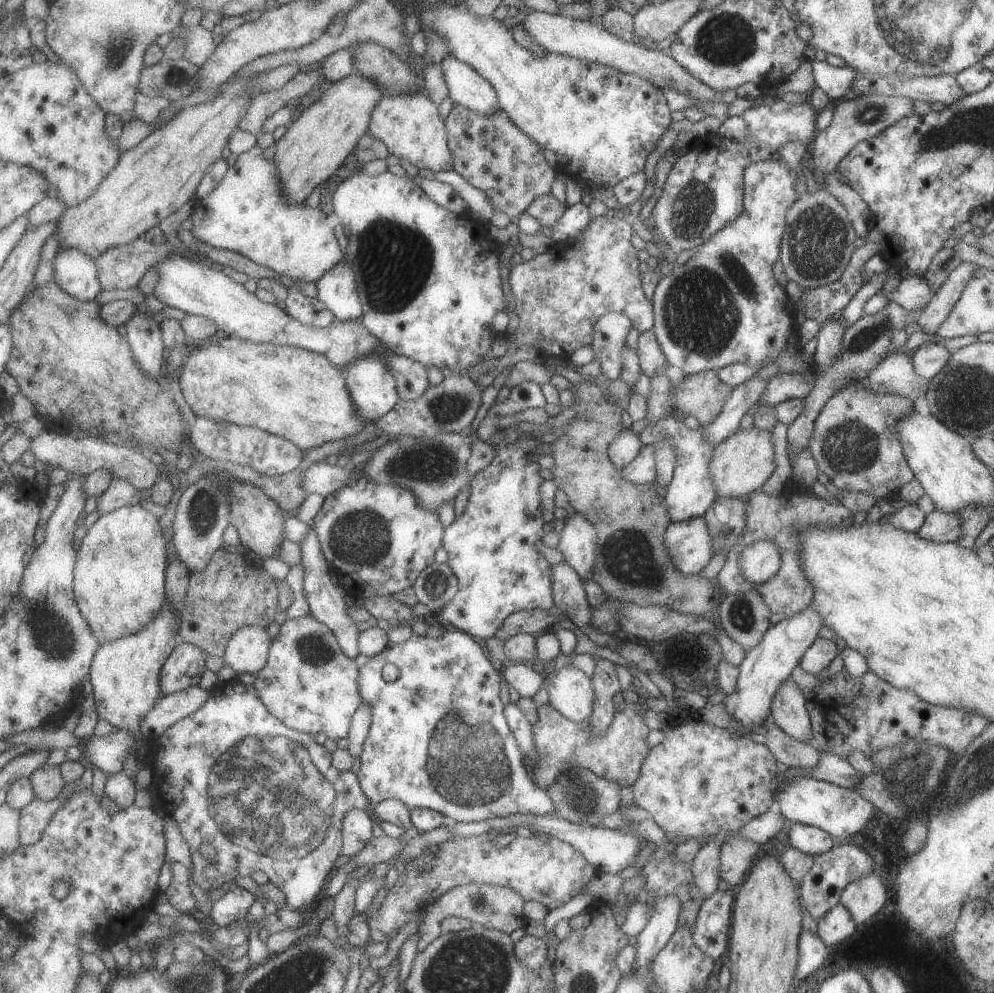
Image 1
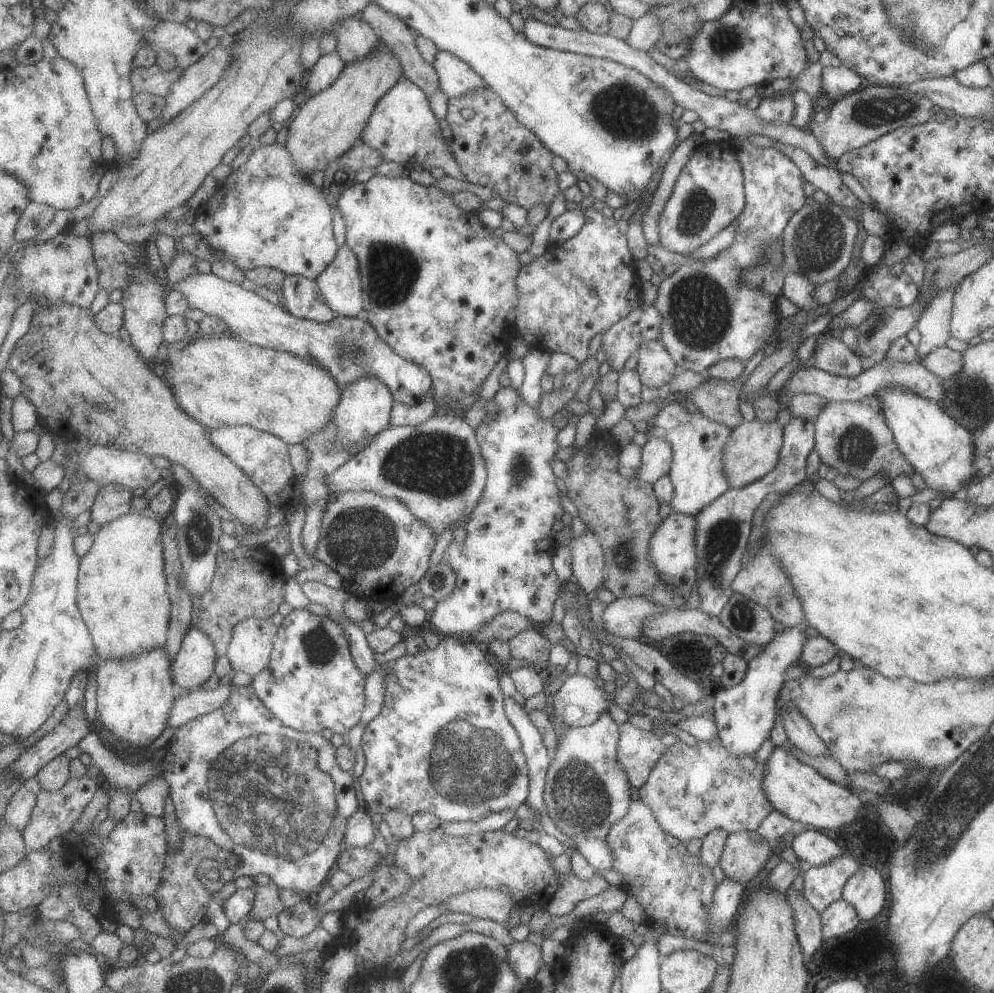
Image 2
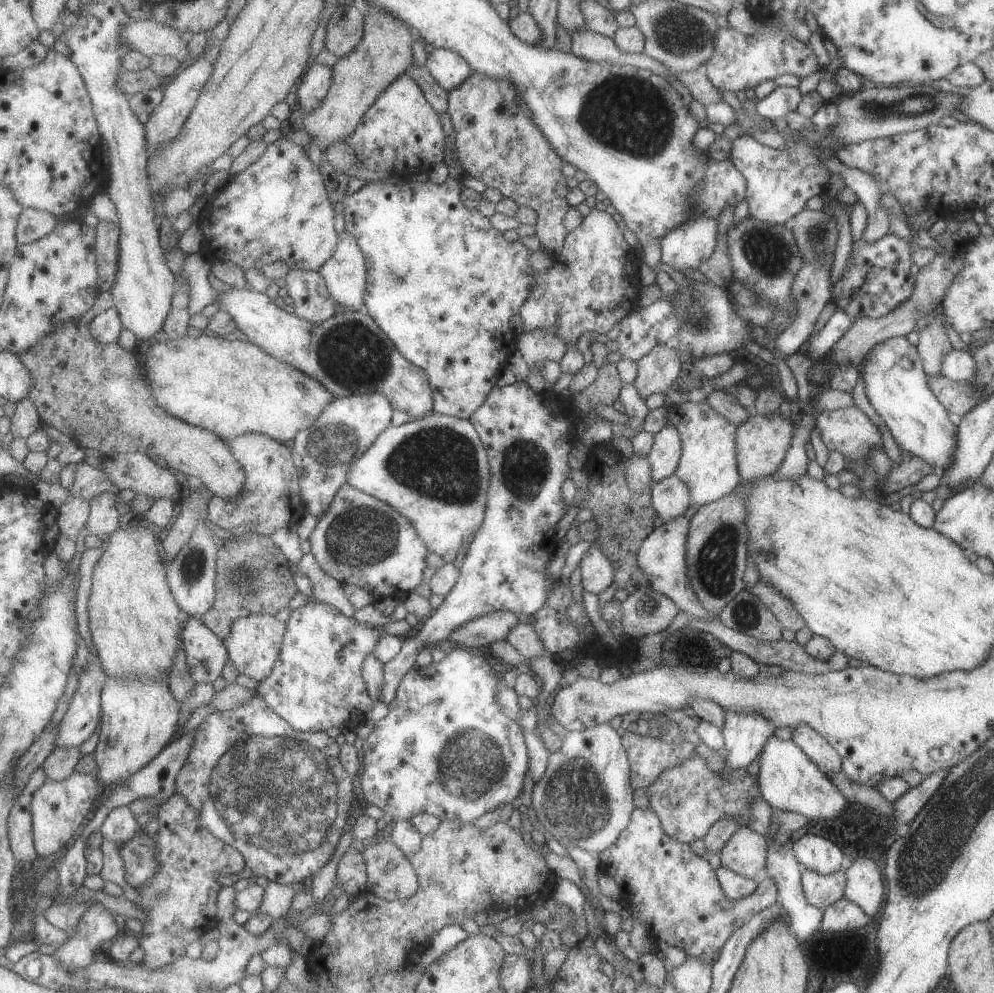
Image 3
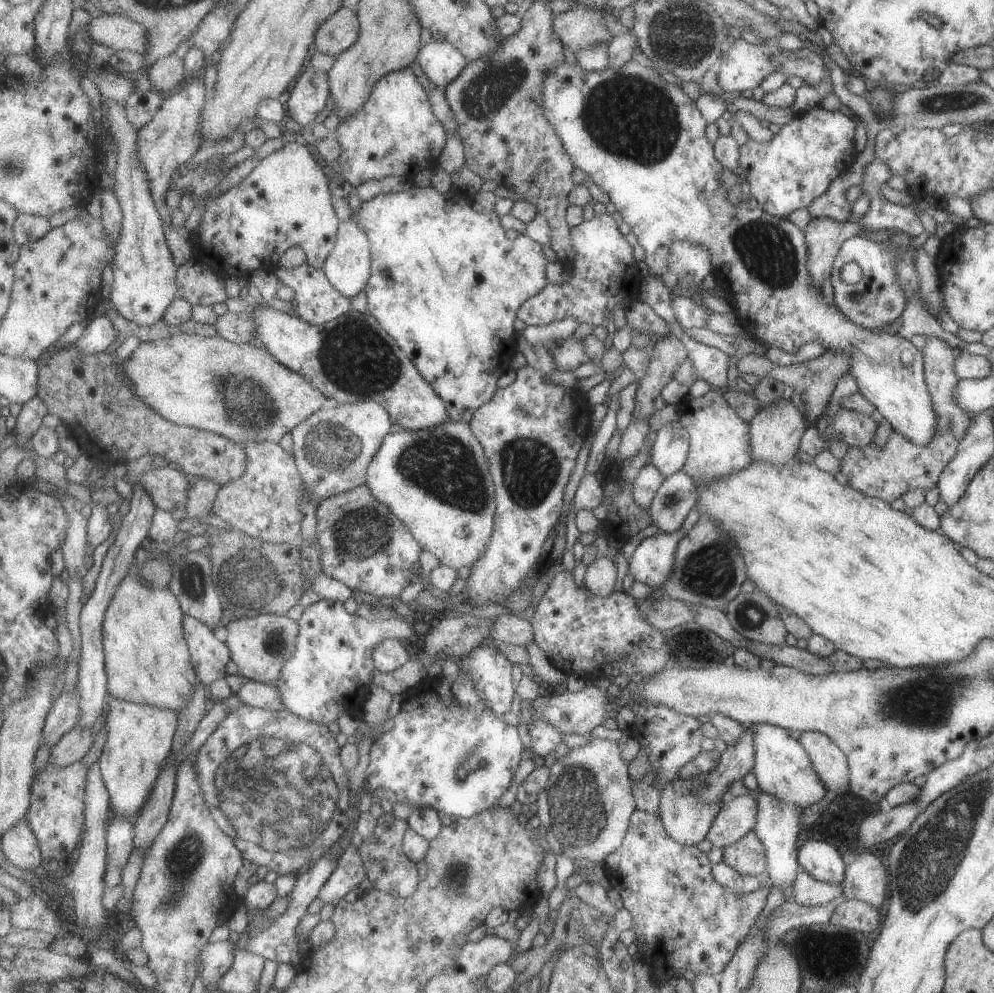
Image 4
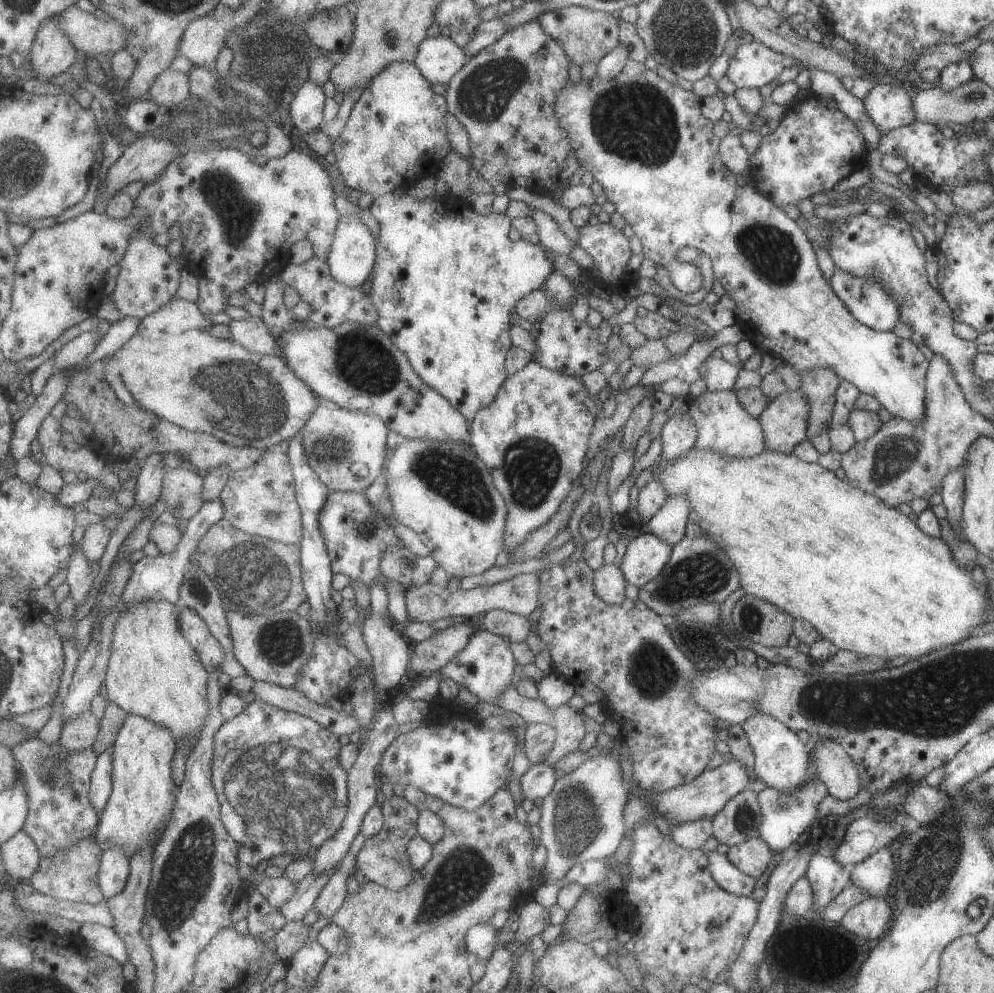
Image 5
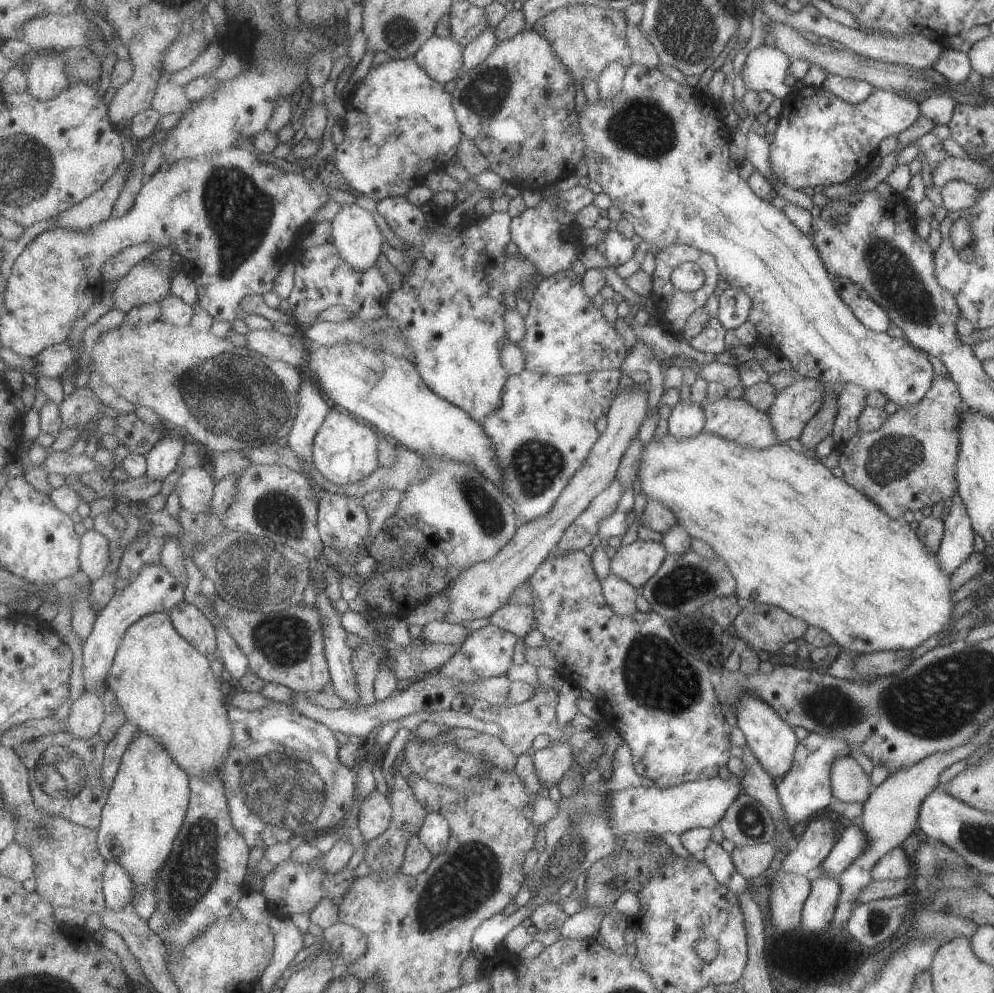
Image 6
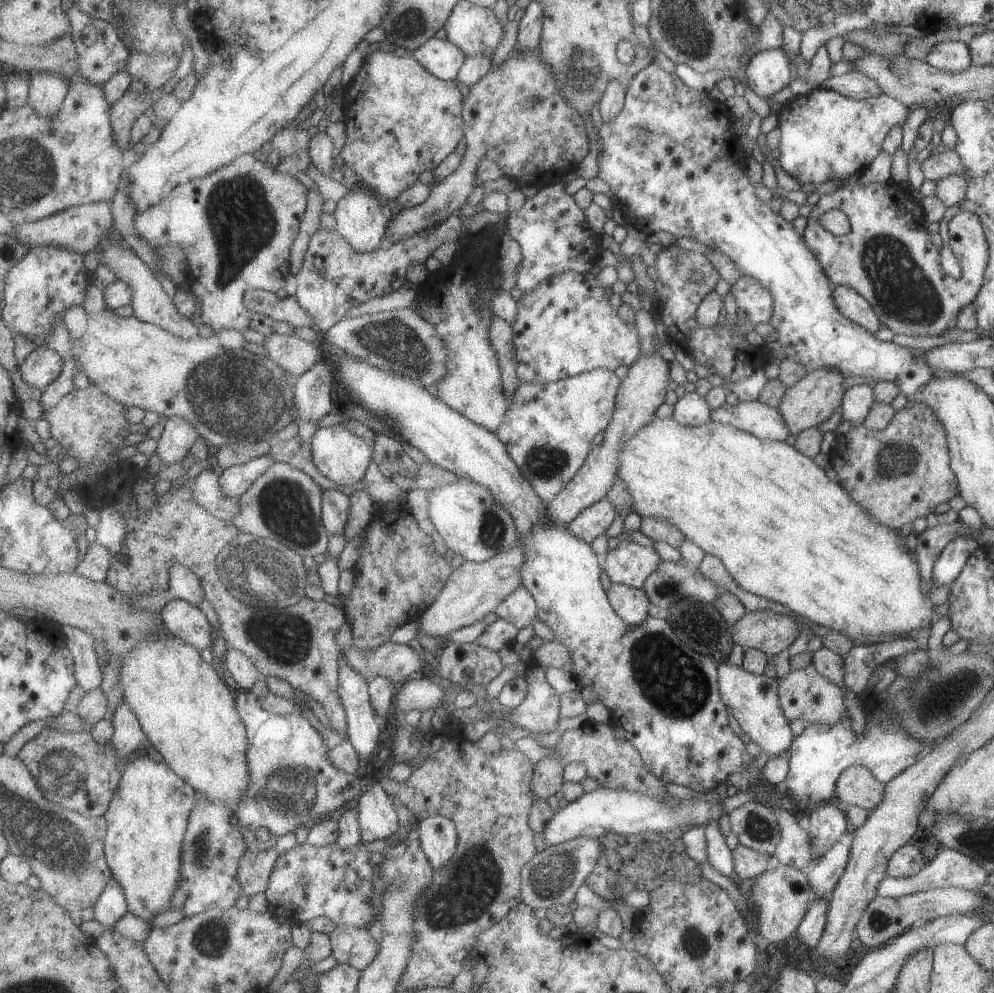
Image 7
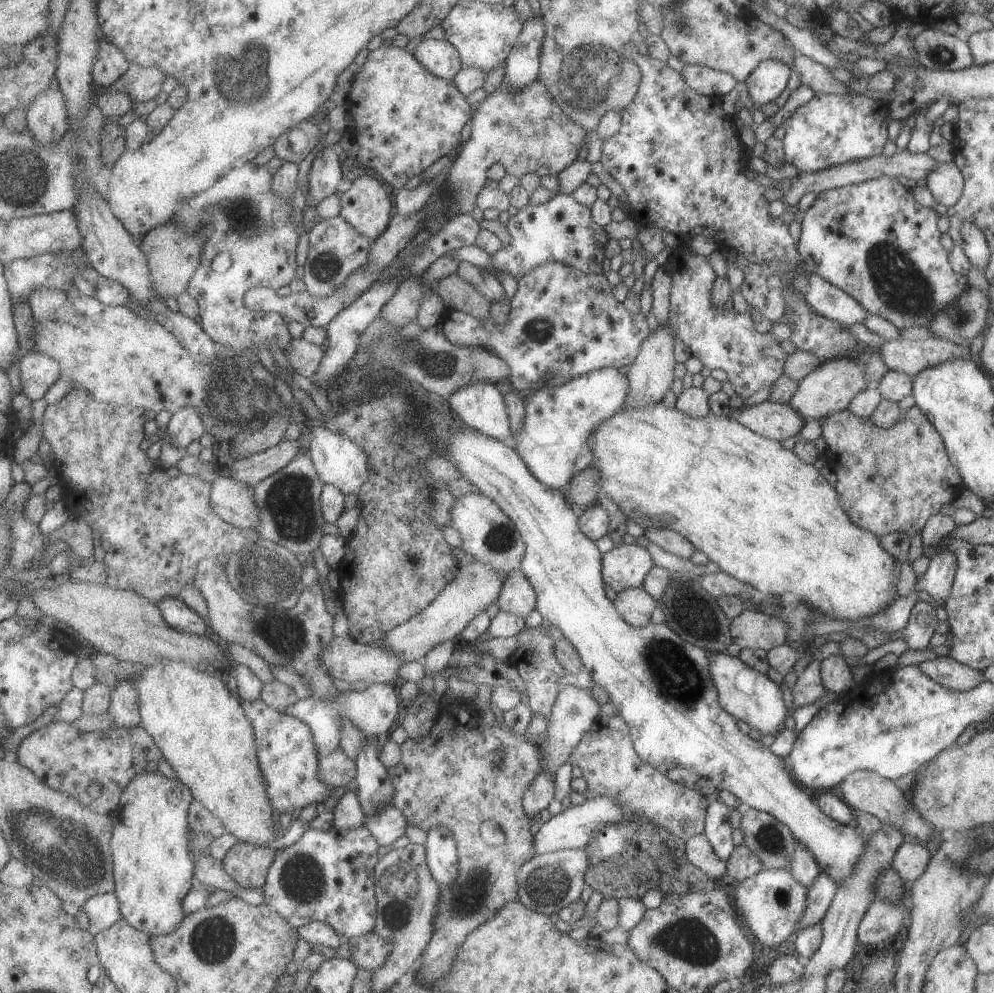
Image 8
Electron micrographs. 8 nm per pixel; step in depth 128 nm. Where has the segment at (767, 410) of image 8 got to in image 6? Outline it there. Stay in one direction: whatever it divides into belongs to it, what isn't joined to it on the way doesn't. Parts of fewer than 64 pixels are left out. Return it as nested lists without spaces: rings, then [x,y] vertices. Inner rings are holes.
[[[724,396],[716,402],[704,399],[700,402],[700,406],[702,406],[704,418],[706,418],[703,431],[708,434],[722,436],[722,438],[726,438],[738,446],[748,446],[754,450],[771,448],[779,444],[768,413],[754,409],[754,406],[750,406],[743,398],[734,400]]]

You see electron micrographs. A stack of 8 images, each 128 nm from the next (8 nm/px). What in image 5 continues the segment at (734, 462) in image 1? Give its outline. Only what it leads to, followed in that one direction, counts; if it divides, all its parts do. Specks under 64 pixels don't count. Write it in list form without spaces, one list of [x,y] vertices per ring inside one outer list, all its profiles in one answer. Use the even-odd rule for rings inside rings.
[[[788,390],[772,399],[759,417],[766,451],[792,454],[793,448],[807,438],[810,406],[802,390]]]

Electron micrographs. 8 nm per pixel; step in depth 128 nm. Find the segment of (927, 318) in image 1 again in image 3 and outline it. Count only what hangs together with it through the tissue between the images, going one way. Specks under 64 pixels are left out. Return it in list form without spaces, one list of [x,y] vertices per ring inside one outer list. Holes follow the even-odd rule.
[[[939,316],[919,332],[918,352],[923,360],[923,369],[928,377],[942,376],[943,358],[953,349]]]

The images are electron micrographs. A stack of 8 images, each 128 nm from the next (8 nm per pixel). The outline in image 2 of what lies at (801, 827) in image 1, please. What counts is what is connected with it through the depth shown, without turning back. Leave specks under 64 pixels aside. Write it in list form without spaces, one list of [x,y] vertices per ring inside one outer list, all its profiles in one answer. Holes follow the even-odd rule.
[[[818,830],[798,833],[791,846],[798,860],[804,865],[820,866],[842,856],[844,850],[832,838]]]

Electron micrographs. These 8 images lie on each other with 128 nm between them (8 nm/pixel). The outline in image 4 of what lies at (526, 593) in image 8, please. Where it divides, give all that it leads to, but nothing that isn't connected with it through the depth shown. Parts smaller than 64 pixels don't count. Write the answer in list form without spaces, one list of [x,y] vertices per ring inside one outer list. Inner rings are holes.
[[[500,615],[493,624],[493,640],[497,643],[512,643],[527,645],[536,641],[533,622],[525,620],[518,615]]]

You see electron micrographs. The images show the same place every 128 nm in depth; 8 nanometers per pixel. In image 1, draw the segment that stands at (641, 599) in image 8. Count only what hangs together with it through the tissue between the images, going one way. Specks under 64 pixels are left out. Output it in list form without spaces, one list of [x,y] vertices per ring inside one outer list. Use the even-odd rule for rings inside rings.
[[[577,512],[574,516],[568,517],[561,534],[559,550],[582,579],[589,580],[594,572],[597,543],[596,528],[586,520],[584,514]]]

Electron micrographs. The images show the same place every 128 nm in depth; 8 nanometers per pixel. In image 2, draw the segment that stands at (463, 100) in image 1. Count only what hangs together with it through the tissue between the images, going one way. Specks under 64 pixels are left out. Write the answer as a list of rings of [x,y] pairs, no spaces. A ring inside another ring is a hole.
[[[439,50],[433,65],[440,73],[442,90],[452,99],[489,86],[469,62],[452,51]]]

